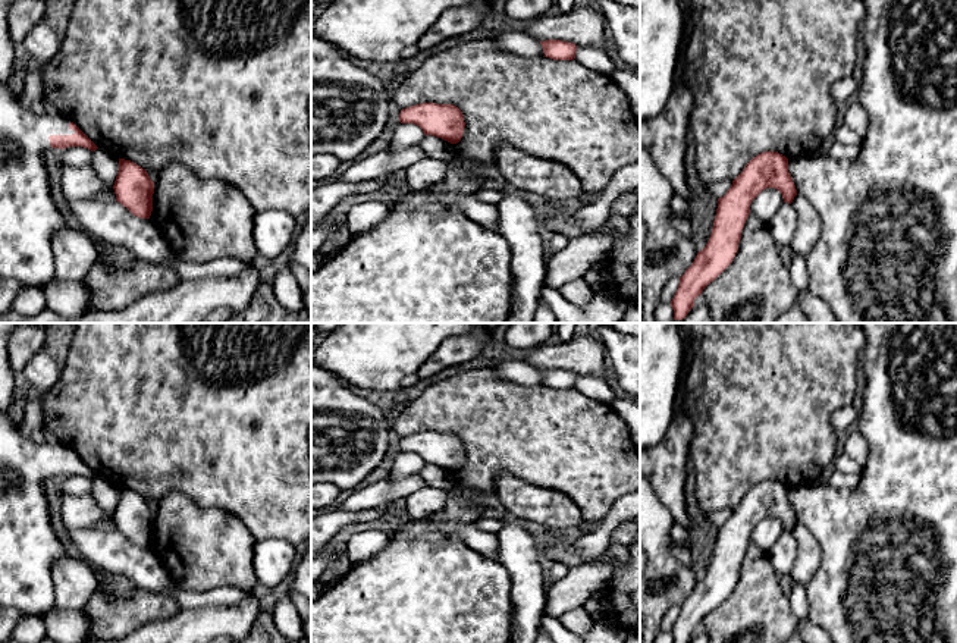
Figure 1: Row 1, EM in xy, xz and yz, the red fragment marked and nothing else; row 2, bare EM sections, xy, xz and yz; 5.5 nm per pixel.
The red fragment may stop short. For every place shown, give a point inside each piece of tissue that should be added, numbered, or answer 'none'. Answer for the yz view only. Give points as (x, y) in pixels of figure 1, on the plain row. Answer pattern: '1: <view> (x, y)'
none

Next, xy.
1: xy (30, 548)

